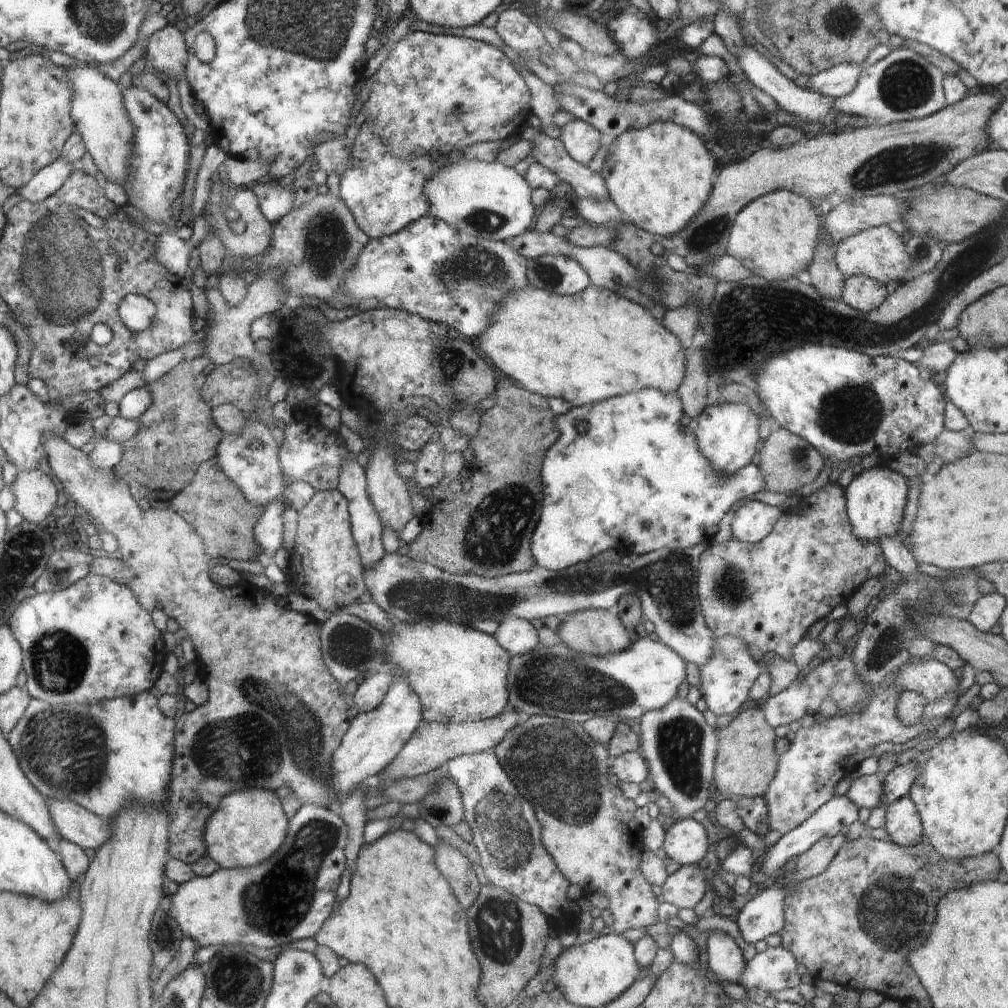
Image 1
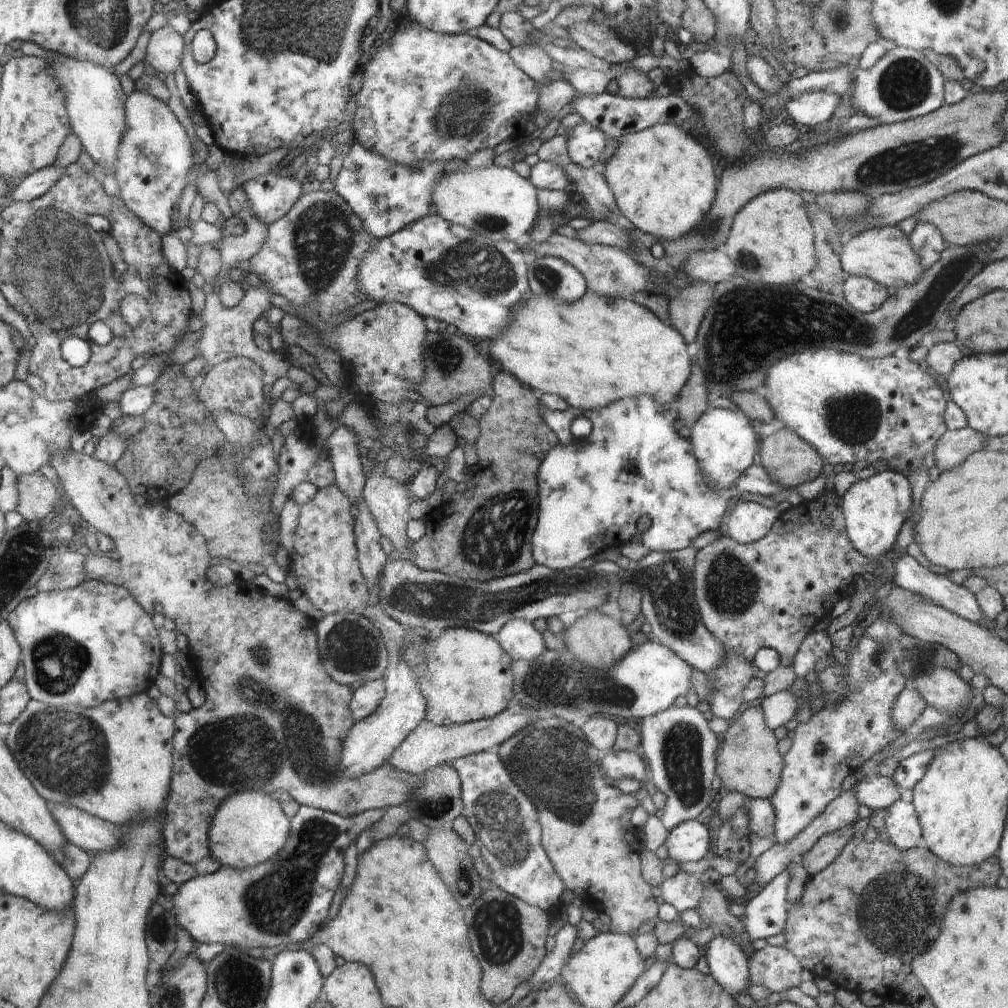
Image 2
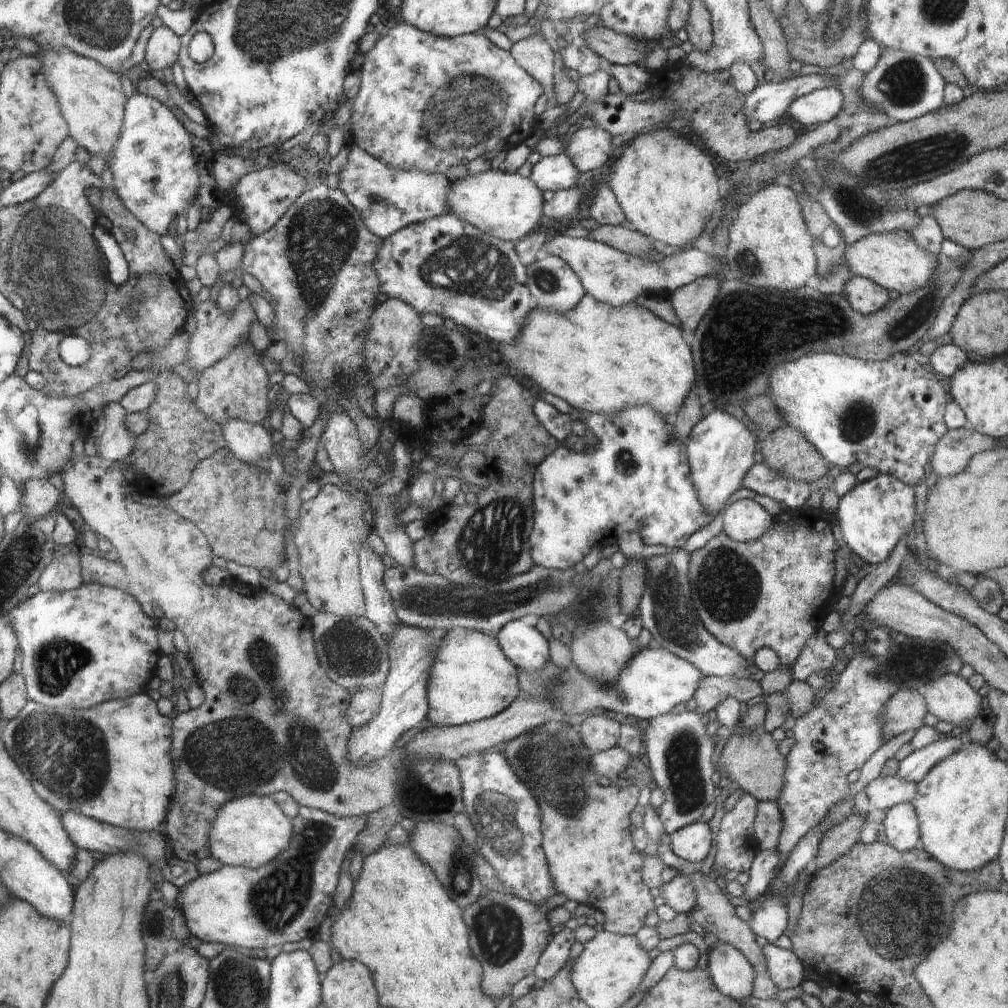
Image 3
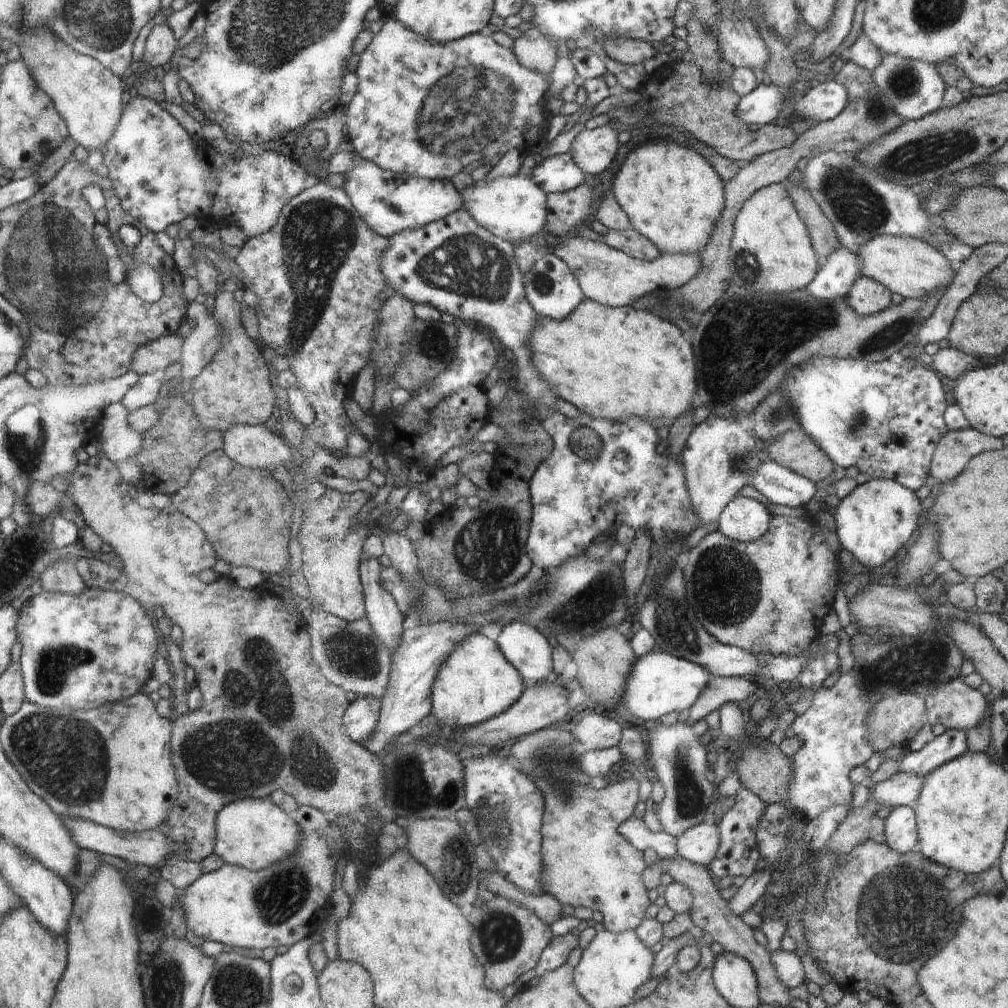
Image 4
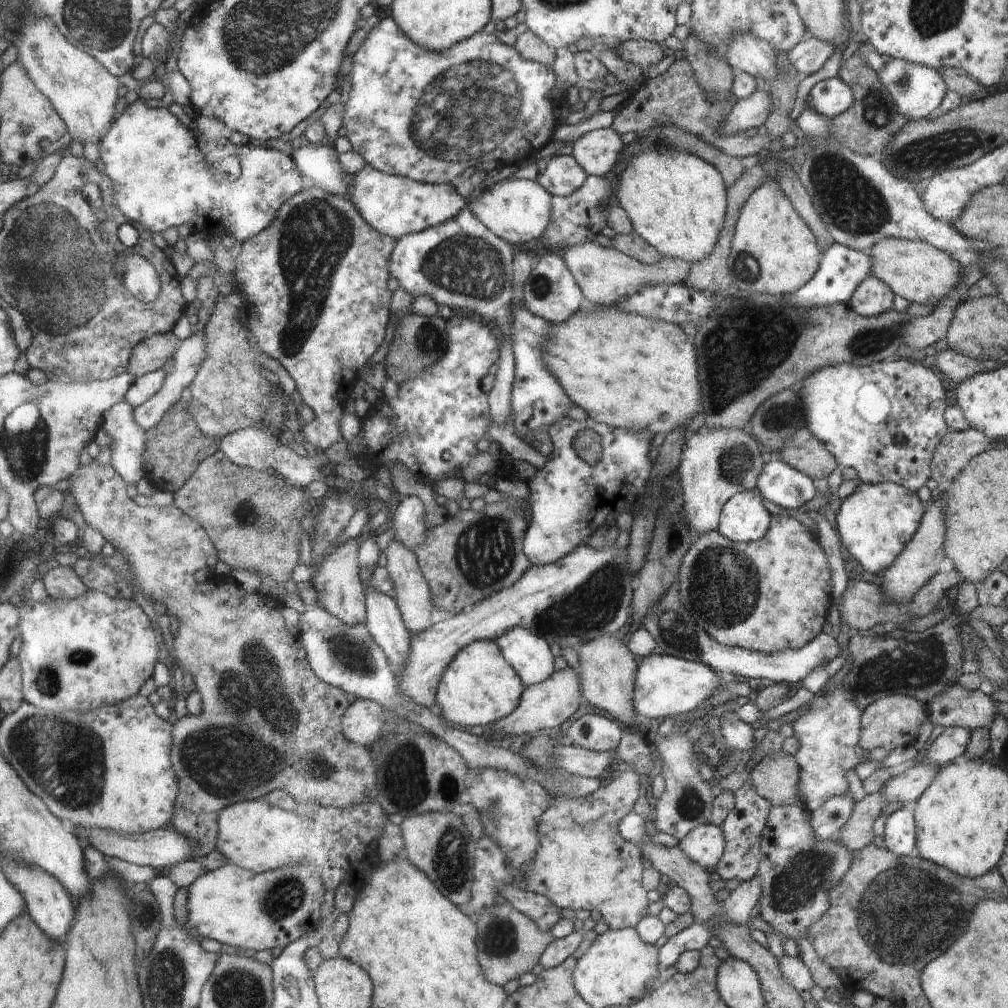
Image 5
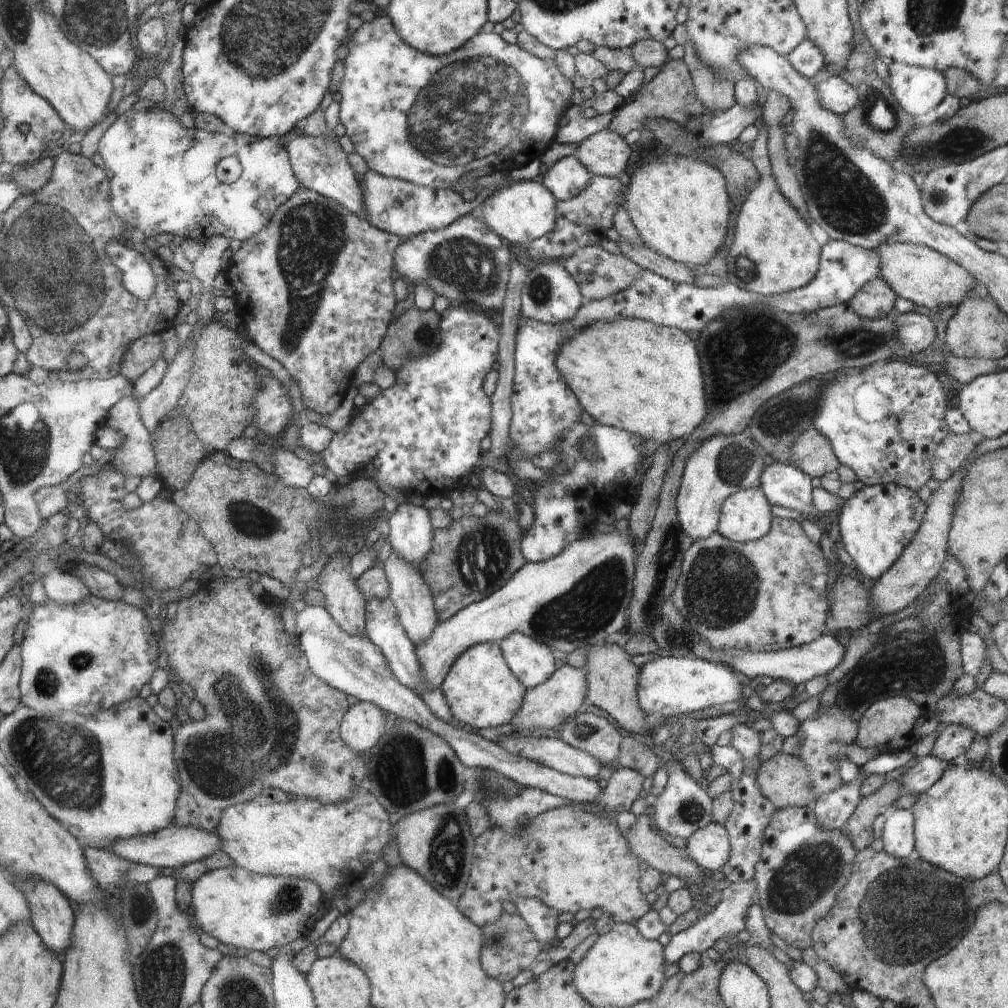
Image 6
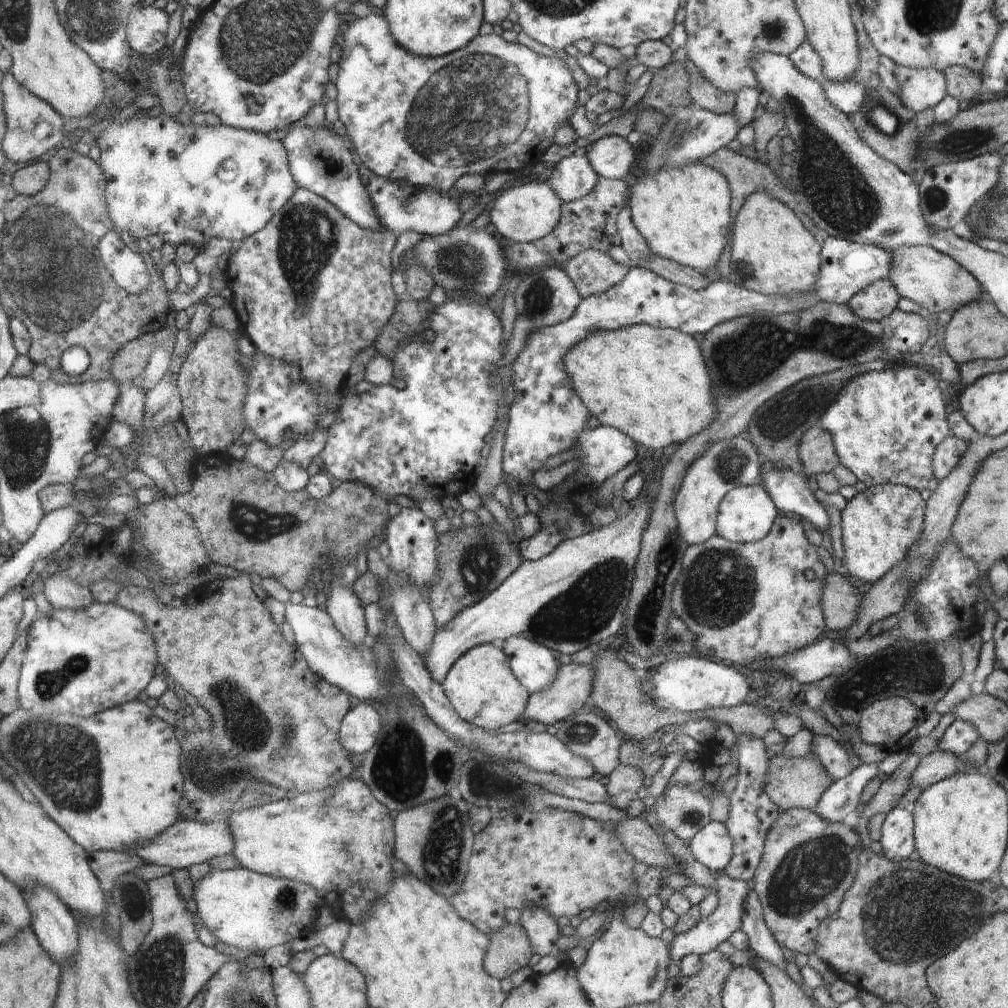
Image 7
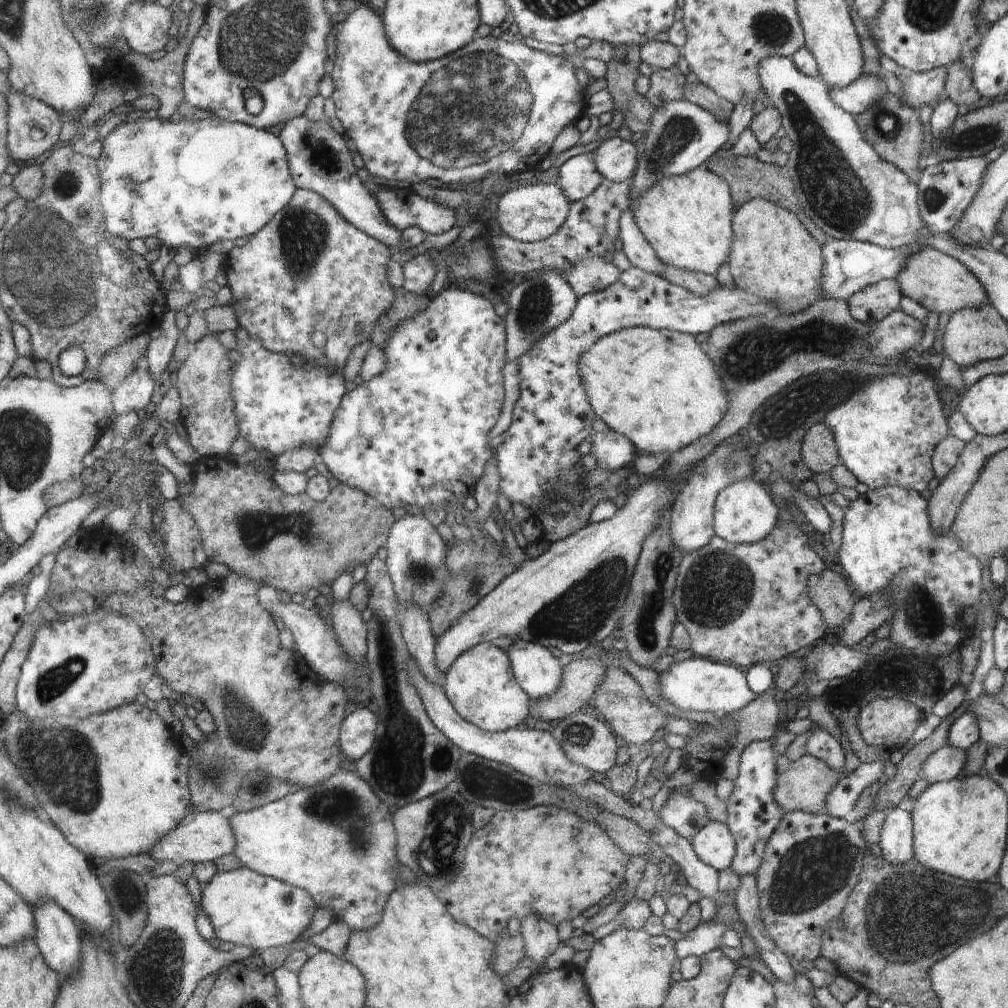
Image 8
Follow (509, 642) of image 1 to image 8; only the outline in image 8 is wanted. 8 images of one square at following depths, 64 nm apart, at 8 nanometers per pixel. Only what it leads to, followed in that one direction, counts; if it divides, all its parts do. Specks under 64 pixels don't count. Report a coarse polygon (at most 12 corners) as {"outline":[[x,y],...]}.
{"outline":[[514,638],[506,654],[534,700],[559,687],[563,667],[548,647]]}

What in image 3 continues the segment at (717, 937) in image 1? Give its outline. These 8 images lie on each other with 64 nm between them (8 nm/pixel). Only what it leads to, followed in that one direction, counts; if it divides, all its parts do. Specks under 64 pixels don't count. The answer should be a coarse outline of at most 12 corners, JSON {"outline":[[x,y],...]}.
{"outline":[[718,942],[707,968],[722,994],[752,996],[755,968],[734,946]]}

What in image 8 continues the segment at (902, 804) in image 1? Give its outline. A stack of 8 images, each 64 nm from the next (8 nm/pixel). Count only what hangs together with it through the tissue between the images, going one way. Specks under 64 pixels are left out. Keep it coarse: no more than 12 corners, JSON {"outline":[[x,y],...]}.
{"outline":[[903,807],[887,812],[879,841],[885,863],[912,852],[912,821]]}

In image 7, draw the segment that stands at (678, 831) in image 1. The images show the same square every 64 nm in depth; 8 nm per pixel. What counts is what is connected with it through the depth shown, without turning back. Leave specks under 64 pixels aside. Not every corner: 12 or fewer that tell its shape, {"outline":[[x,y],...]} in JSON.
{"outline":[[710,821],[688,842],[691,856],[711,871],[734,855],[725,823]]}

